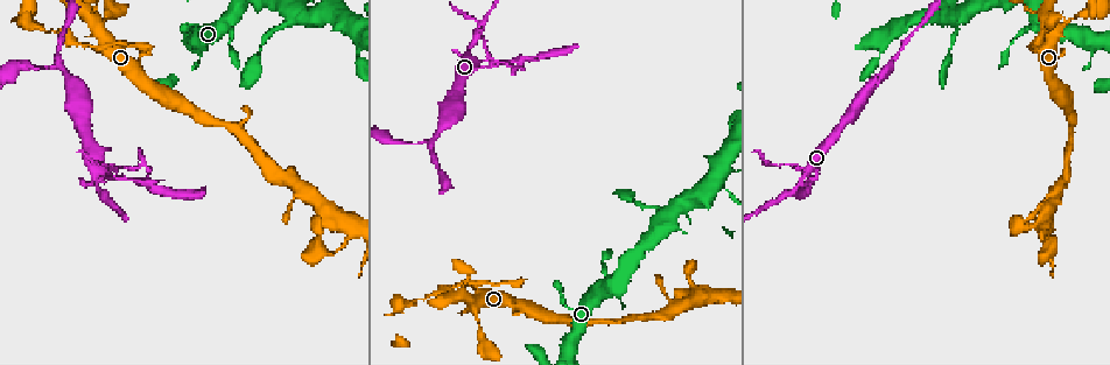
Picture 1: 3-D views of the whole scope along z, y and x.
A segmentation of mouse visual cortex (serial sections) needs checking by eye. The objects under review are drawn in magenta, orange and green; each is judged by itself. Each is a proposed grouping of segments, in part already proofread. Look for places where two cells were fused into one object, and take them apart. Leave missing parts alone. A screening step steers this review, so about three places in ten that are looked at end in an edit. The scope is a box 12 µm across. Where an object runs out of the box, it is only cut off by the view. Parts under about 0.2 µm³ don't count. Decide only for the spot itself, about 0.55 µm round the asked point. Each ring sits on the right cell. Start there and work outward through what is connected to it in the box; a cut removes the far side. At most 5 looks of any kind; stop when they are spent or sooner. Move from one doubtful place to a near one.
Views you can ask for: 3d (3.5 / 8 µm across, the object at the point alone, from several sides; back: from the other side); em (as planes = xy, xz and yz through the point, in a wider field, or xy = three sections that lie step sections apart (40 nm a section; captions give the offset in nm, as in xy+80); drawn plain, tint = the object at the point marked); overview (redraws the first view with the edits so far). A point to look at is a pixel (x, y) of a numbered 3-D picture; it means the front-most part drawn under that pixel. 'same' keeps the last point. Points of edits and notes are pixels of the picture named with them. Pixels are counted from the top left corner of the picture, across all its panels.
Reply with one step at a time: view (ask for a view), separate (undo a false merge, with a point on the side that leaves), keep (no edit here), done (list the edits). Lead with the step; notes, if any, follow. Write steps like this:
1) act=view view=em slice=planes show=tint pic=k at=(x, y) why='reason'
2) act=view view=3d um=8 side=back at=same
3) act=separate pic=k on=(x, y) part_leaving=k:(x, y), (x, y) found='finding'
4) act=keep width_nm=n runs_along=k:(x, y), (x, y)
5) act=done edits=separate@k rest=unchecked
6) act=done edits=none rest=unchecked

act=view view=3d um=8 pic=1 at=(488, 60)

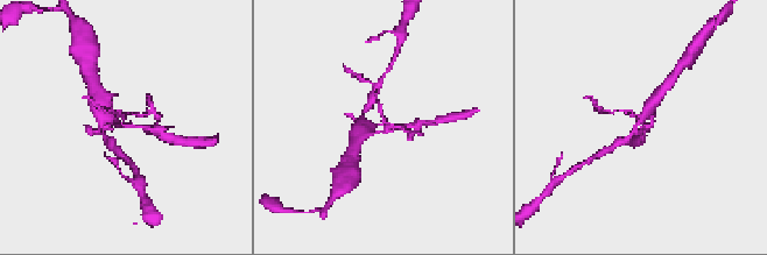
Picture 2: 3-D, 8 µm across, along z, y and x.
act=view view=em slice=xy step=1 show=tint pic=2 at=(124, 123) arm_widths_nm=150,350 why='now the EM'

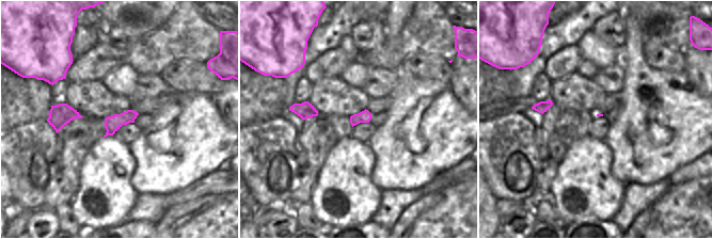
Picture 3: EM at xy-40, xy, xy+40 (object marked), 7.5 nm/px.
act=separate pic=2 on=(407, 127) part_leaving=2:(384, 125), (402, 127), (429, 124) found='a second cell is stuck on'

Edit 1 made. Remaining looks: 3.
act=view view=overview

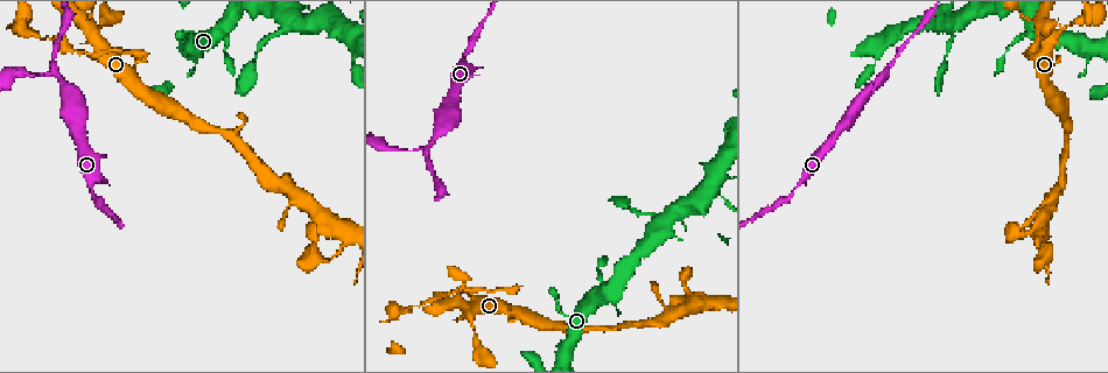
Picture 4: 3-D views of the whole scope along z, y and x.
act=view view=3d um=3.5 pic=4 at=(427, 148)

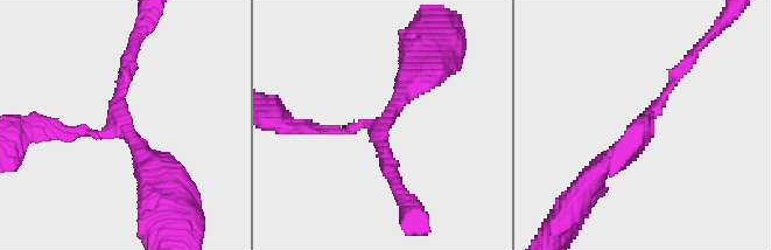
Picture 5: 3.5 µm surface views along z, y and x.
act=view view=em slice=xy step=1 show=tint pic=5 at=(386, 119) arms=3 arm_widths_nm=100,150,200

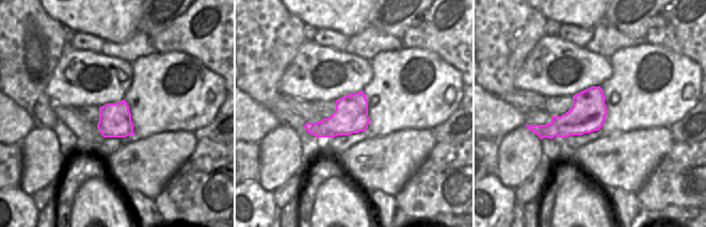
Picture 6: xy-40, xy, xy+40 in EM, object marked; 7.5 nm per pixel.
act=keep runs_along=5:(420, 73), (385, 120), (306, 126) found='one cell here'

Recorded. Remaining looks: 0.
act=done edits=separate@2 rest=unchecked

